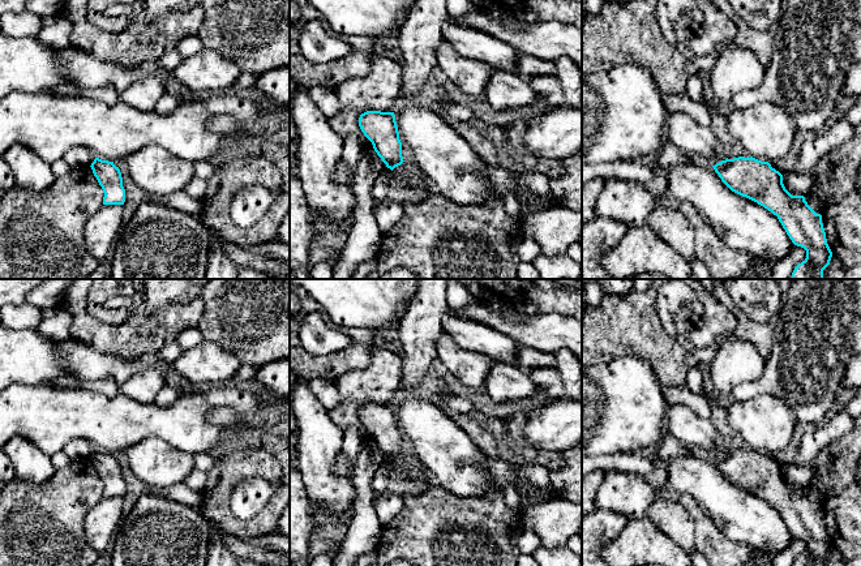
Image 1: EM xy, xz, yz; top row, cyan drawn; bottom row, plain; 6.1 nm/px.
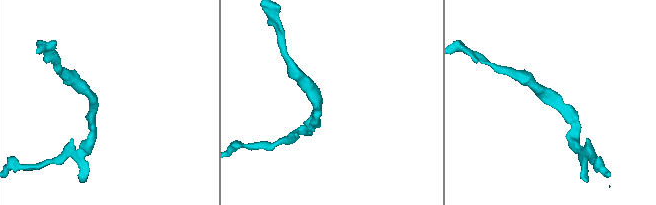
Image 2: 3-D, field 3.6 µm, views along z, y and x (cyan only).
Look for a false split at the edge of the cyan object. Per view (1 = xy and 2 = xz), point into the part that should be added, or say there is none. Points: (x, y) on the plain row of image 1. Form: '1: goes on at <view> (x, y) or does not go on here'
1: does not go on here
2: does not go on here

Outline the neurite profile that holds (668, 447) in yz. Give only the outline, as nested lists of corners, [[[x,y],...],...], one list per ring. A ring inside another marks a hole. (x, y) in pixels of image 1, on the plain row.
[[[668,430],[664,432],[661,439],[659,441],[659,443],[654,450],[655,455],[661,462],[661,466],[665,468],[667,473],[668,464],[673,458],[694,455],[690,447],[682,445]]]

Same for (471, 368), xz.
[[[447,334],[436,339],[434,348],[437,361],[444,364],[449,373],[471,389],[485,389],[487,376],[496,364],[492,357],[461,348]]]

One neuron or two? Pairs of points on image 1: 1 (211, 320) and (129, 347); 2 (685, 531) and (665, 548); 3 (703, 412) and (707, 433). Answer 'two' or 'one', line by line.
1: two
2: two
3: two

